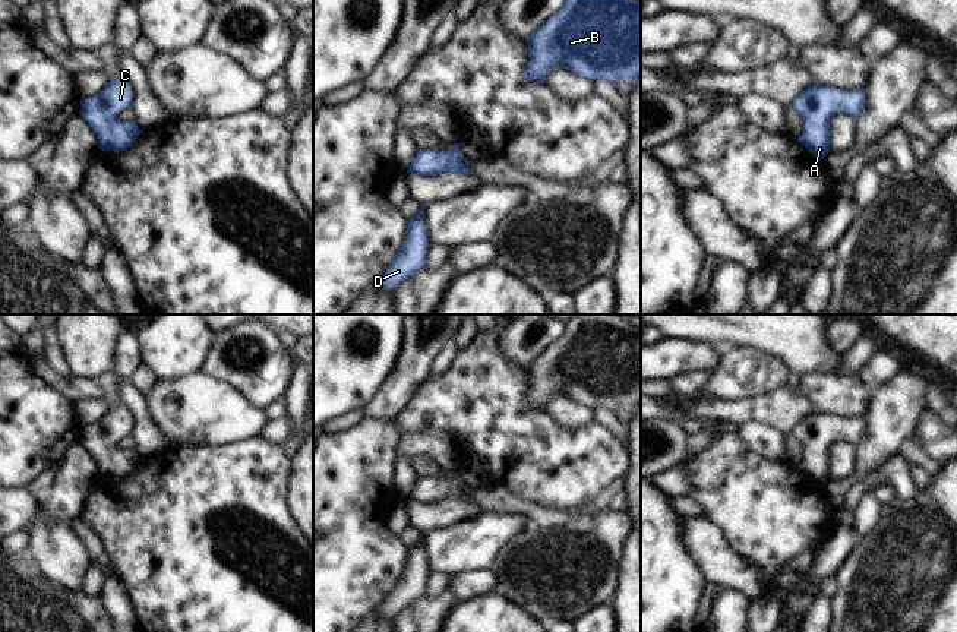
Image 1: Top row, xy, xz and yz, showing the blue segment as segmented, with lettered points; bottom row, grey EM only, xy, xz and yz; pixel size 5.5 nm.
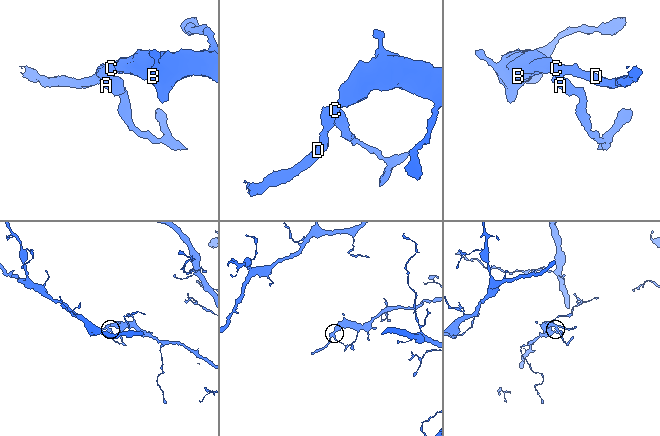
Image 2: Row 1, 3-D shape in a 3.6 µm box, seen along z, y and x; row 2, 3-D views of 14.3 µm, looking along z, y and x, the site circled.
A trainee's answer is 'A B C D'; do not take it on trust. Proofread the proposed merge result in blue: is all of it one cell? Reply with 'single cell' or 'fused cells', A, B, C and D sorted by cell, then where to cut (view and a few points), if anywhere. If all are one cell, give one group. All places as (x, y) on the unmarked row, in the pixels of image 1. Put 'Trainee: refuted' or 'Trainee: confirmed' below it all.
single cell | A B C D | no cut
Trainee: confirmed

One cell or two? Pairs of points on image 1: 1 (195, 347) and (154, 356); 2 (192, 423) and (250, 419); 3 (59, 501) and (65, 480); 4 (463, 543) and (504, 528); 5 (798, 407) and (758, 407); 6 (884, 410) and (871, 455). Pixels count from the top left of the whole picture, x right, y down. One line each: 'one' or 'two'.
1: one
2: one
3: one
4: one
5: one
6: one

